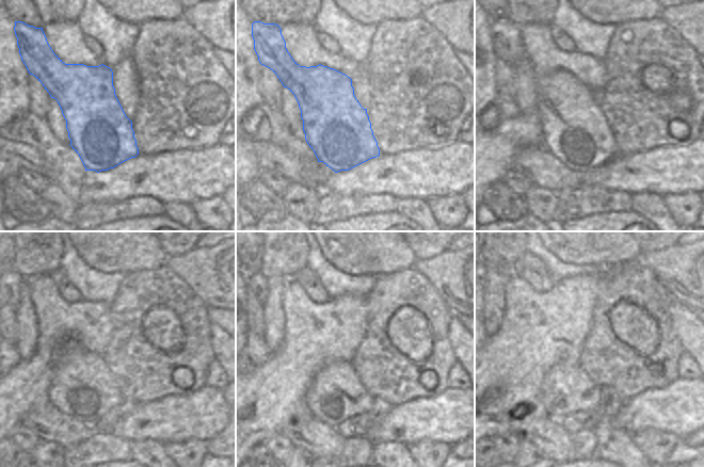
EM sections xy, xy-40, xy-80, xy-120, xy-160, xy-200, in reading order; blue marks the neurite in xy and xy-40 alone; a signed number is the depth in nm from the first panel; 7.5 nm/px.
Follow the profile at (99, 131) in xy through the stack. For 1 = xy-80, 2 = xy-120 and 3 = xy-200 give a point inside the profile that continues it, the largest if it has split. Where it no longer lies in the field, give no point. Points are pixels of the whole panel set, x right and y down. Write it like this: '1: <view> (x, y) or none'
1: xy-80 (574, 129)
2: xy-120 (83, 386)
3: xy-200 (566, 389)

